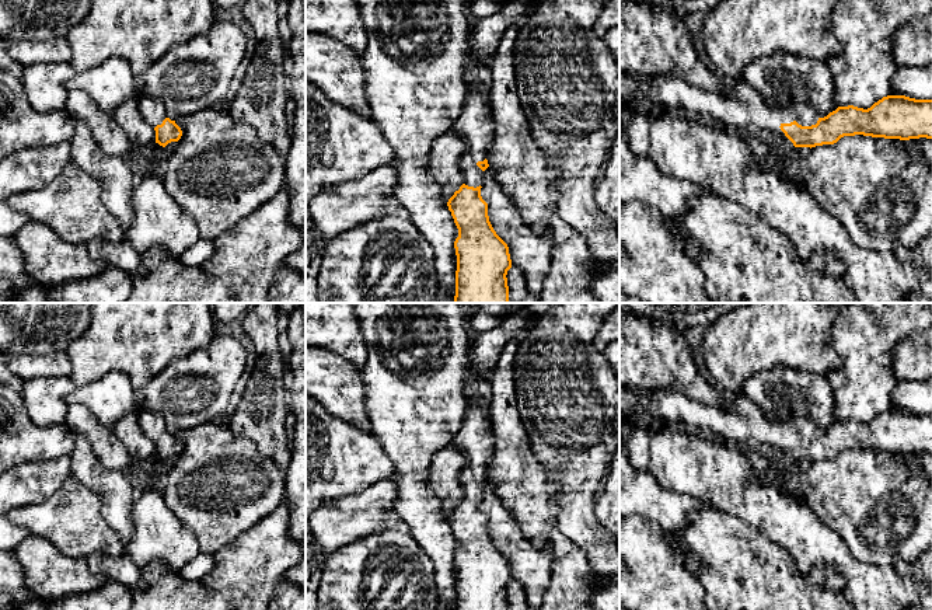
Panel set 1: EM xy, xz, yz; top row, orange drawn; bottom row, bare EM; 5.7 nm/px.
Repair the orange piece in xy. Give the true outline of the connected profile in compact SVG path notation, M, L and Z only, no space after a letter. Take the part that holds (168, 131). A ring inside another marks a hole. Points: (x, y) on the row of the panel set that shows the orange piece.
M139 95L139 108L144 121L156 130L156 143L165 147L181 139L181 128L167 116L167 109L161 101Z

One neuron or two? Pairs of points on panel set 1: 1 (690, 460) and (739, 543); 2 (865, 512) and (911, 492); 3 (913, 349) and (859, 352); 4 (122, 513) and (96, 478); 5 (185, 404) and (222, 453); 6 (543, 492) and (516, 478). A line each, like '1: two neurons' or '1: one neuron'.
1: two neurons
2: one neuron
3: two neurons
4: one neuron
5: two neurons
6: one neuron

